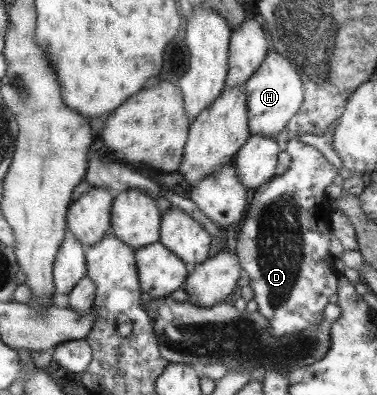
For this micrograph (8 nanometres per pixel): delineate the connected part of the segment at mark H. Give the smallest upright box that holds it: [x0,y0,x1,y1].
[243,50,303,136]

